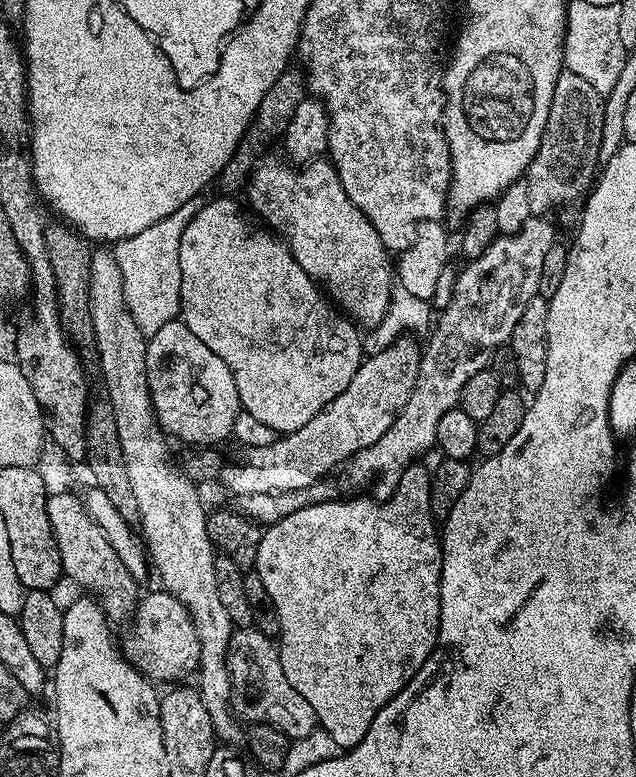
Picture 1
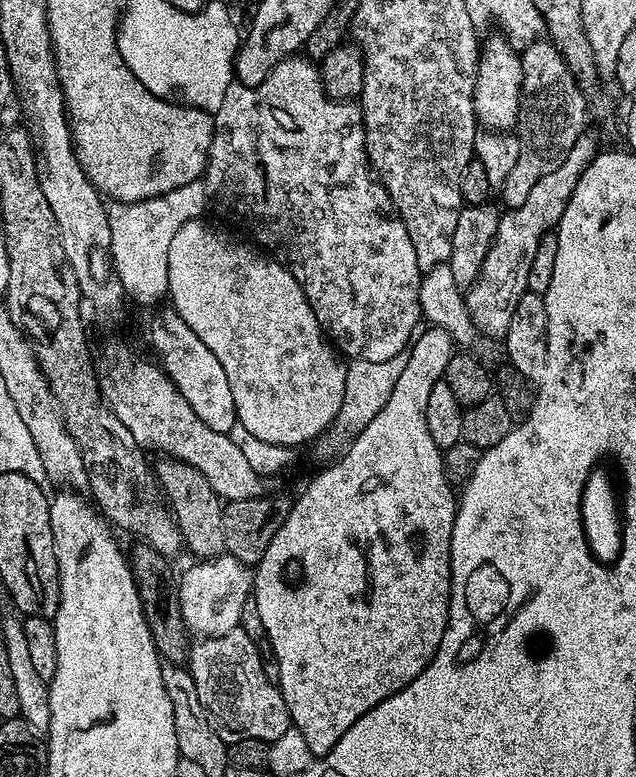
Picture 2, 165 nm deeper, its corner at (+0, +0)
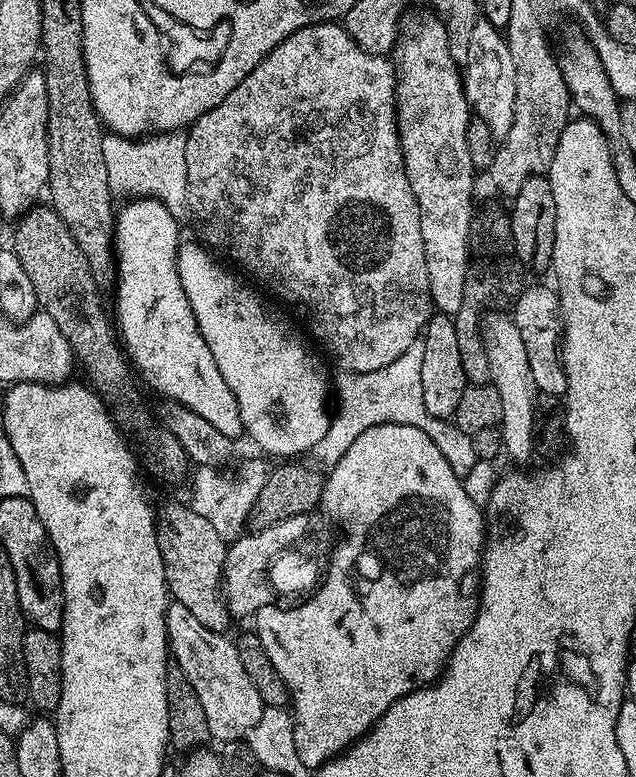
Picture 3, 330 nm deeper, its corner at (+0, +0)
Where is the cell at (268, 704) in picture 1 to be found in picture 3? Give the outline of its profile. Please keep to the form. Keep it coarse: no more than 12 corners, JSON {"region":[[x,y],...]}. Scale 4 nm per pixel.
{"region":[[169,603],[168,651],[213,741],[238,740],[265,705],[235,643]]}

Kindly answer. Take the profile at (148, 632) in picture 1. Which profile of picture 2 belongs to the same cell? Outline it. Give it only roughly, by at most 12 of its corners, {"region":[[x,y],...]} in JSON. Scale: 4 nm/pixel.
{"region":[[230,555],[192,562],[179,577],[193,637],[240,627],[254,576]]}

